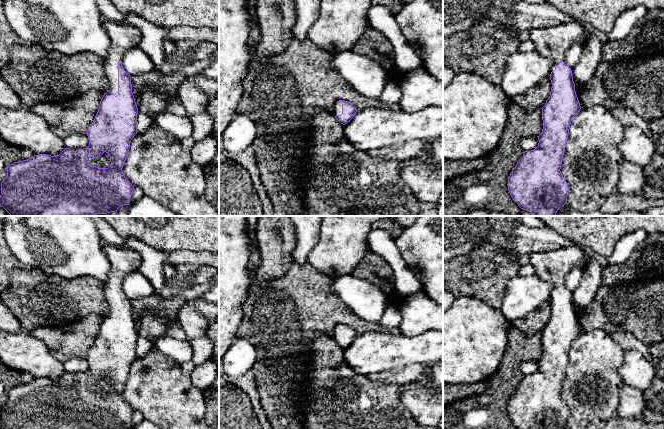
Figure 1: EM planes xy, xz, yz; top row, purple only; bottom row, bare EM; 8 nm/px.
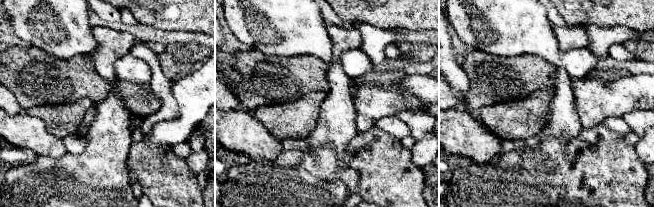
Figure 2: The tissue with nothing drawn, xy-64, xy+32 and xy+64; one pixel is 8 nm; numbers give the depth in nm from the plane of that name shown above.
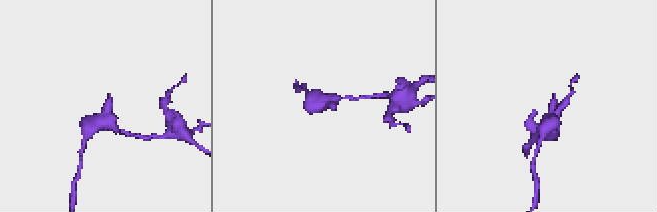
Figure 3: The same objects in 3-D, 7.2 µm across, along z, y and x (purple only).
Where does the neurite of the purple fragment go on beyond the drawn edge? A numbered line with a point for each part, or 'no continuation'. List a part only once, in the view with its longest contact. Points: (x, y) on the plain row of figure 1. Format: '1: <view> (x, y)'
1: xy (123, 261)

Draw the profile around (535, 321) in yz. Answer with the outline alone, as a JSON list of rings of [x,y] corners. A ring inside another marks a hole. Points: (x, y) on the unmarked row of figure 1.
[[[544,301],[538,308],[530,312],[525,318],[517,319],[512,325],[526,335],[542,332],[550,320],[552,307],[549,301]]]

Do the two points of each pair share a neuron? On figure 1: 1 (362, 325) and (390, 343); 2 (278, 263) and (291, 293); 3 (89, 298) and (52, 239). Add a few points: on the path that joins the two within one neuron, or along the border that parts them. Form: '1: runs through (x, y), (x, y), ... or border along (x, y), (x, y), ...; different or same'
1: border along (395, 332), (368, 331), (357, 335); different
2: border along (294, 260), (290, 268), (280, 276), (260, 279); different
3: border along (53, 274), (66, 278), (93, 276), (99, 280); different

